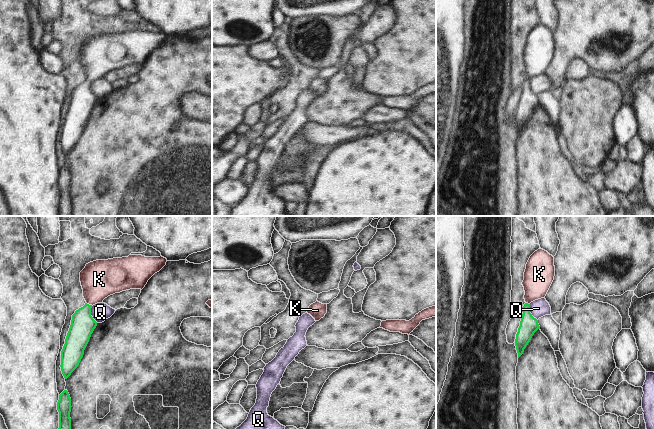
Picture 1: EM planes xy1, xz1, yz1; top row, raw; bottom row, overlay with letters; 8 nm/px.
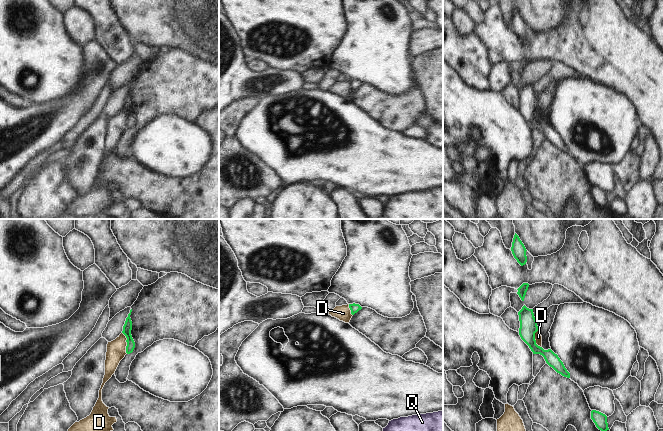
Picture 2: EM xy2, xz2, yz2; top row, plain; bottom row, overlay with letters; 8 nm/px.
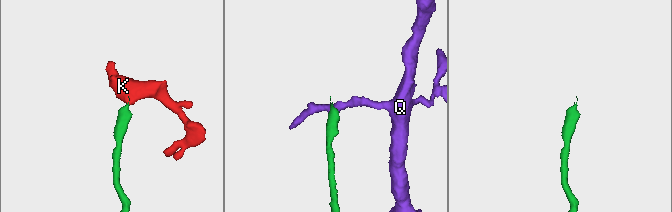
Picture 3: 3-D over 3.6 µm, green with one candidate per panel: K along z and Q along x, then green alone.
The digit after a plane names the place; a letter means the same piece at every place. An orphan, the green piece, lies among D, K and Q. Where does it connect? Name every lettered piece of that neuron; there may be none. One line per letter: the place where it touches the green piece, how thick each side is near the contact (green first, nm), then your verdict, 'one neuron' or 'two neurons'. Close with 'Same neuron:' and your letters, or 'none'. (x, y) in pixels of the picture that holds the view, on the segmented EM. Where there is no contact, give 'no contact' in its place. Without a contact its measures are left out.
D: meets green in xy2 at (127, 343); 70 nm thick on the green side, 160 nm on the other; two neurons
K: meets green in xy1 at (88, 304); 190 nm thick on the green side, 300 nm on the other; one neuron
Q: meets green in yz1 at (529, 312); 150 nm thick on the green side, 140 nm on the other; two neurons
Same neuron: K

